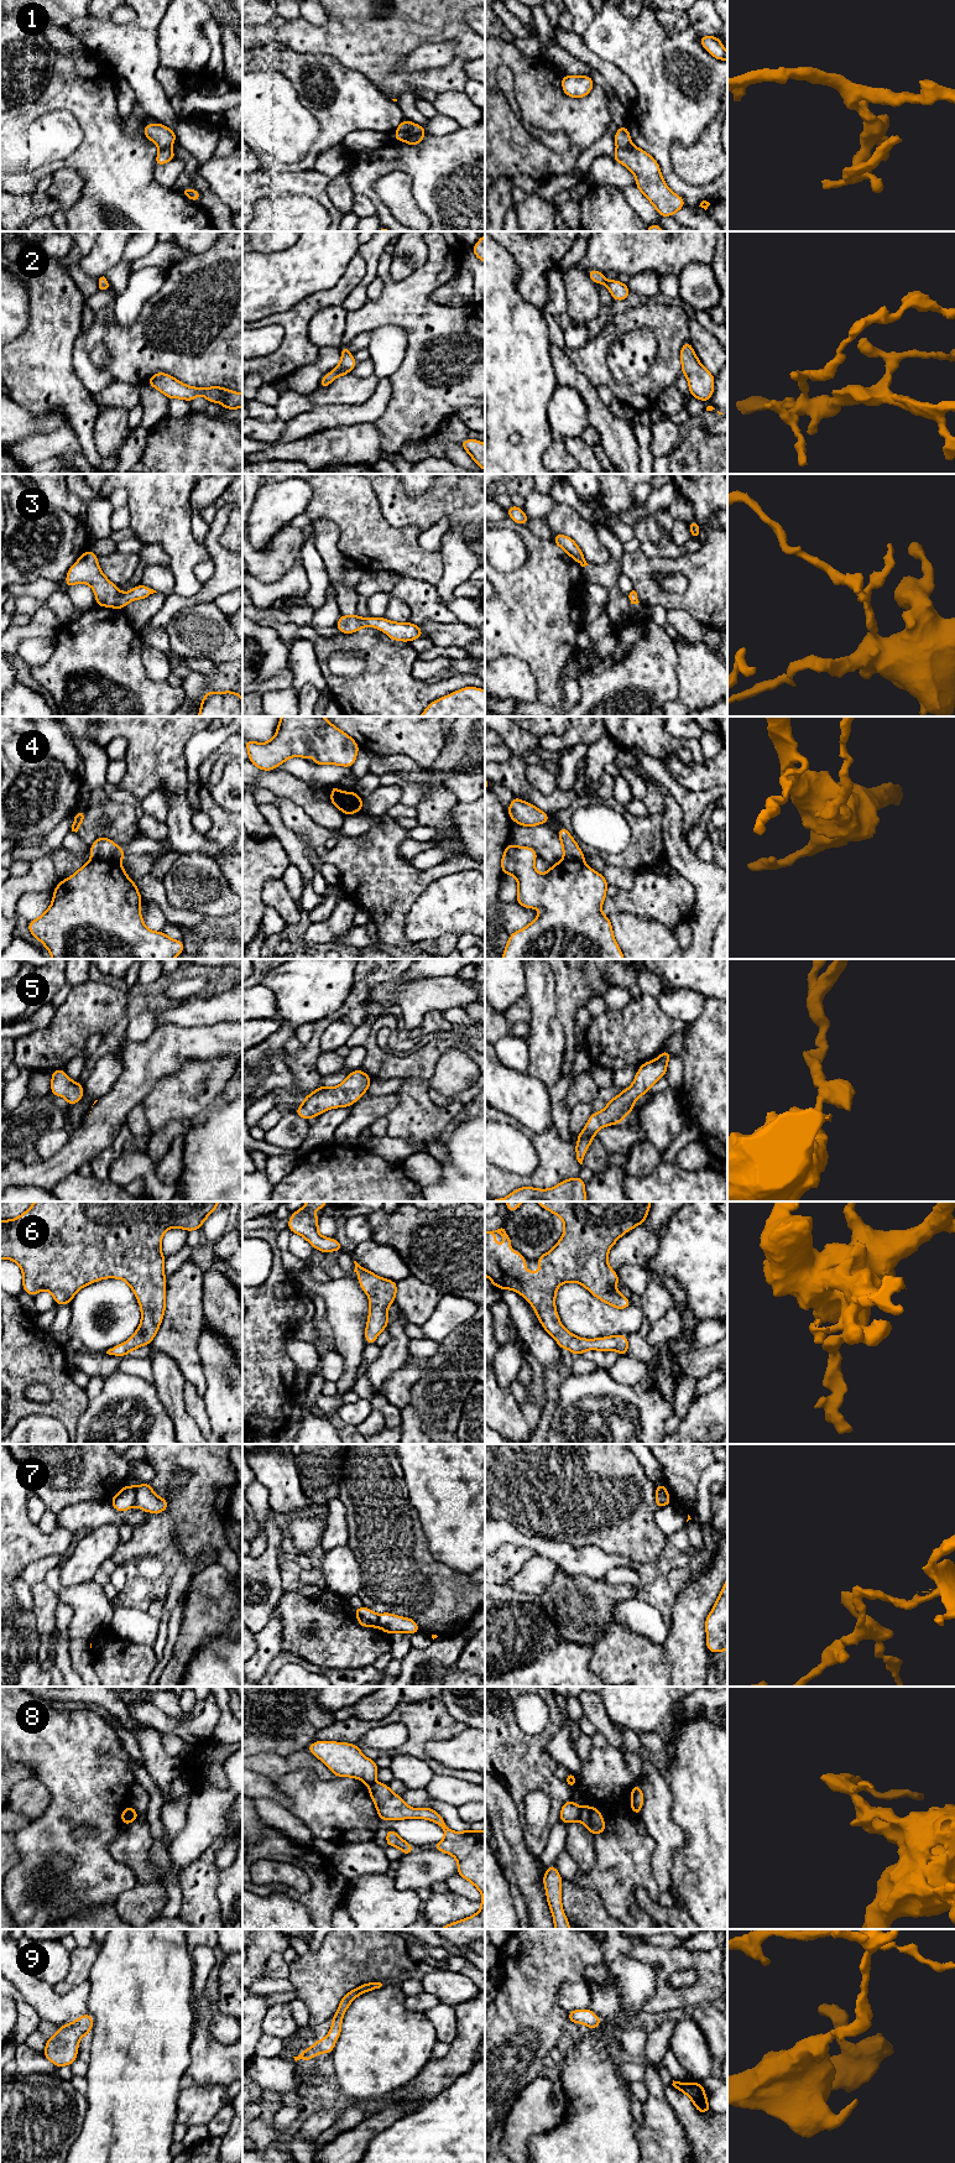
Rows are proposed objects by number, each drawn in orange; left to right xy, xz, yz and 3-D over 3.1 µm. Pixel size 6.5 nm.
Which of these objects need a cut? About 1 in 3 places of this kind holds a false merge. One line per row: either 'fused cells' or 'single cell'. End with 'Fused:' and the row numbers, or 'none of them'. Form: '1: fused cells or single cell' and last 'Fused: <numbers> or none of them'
1: fused cells
2: single cell
3: single cell
4: fused cells
5: single cell
6: single cell
7: fused cells
8: fused cells
9: single cell
Fused: 1, 4, 7, 8

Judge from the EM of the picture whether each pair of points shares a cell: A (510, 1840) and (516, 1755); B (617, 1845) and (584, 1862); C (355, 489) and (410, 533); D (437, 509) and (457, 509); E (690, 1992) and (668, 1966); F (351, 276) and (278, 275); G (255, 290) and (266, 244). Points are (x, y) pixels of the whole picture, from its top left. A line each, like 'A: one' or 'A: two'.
A: two
B: two
C: one
D: one
E: one
F: two
G: two

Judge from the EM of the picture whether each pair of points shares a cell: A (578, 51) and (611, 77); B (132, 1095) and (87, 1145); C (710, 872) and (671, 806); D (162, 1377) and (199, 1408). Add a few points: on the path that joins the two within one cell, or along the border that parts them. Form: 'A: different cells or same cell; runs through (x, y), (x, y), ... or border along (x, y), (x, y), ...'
A: same cell; runs through (586, 56), (603, 68)
B: same cell; runs through (120, 1108), (98, 1132)
C: same cell; runs through (692, 863), (674, 845), (671, 835), (671, 824)
D: different cells; border along (184, 1381), (183, 1402), (187, 1413), (194, 1422)

